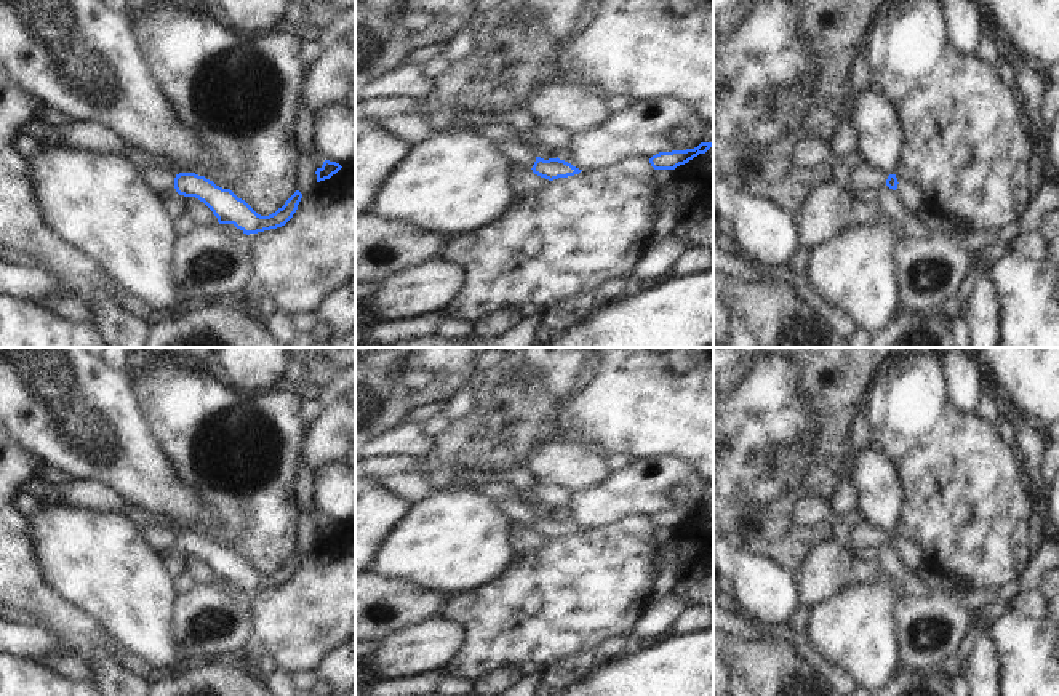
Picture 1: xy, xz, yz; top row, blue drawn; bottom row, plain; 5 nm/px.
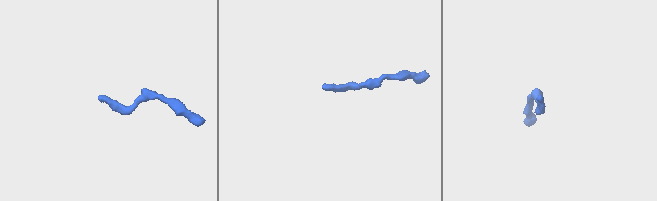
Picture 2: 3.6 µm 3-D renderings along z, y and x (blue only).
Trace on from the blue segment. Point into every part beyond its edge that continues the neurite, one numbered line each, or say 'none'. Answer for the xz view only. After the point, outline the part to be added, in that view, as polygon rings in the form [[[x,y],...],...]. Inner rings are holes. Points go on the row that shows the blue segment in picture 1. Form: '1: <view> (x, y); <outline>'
none

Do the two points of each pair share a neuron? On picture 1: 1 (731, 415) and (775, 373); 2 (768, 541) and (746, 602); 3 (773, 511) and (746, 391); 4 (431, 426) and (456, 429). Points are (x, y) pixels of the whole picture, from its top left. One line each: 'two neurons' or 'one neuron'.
1: one neuron
2: two neurons
3: one neuron
4: two neurons

